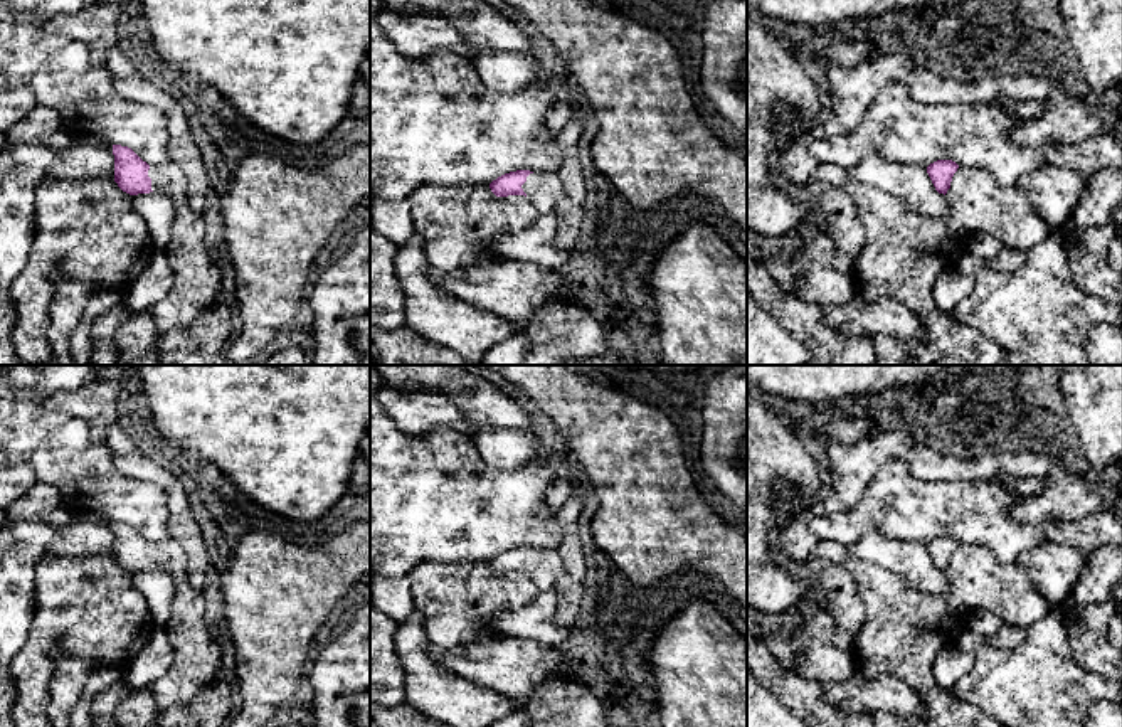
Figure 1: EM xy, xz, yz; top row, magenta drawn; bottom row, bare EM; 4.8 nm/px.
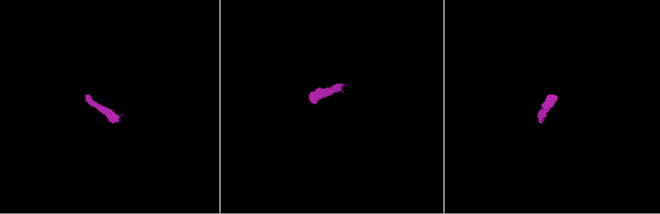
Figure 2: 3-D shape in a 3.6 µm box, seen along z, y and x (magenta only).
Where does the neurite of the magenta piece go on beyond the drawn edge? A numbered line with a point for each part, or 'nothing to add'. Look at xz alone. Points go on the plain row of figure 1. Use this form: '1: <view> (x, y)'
1: xz (542, 566)

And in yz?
nothing to add

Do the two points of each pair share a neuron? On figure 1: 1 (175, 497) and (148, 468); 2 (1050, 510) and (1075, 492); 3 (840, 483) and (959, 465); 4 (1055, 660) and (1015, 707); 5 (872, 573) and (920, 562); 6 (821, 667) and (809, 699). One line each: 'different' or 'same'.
1: different
2: same
3: same
4: same
5: different
6: different

